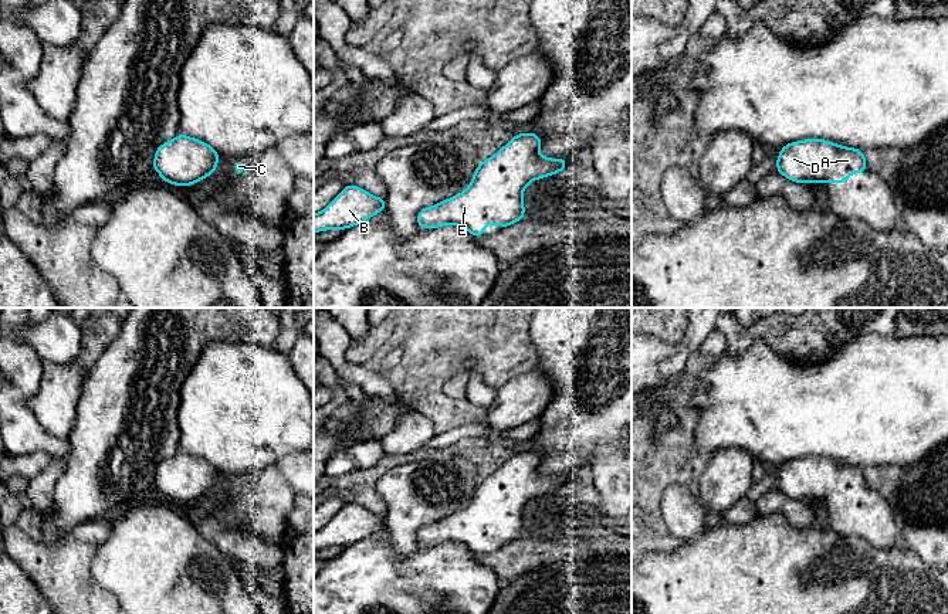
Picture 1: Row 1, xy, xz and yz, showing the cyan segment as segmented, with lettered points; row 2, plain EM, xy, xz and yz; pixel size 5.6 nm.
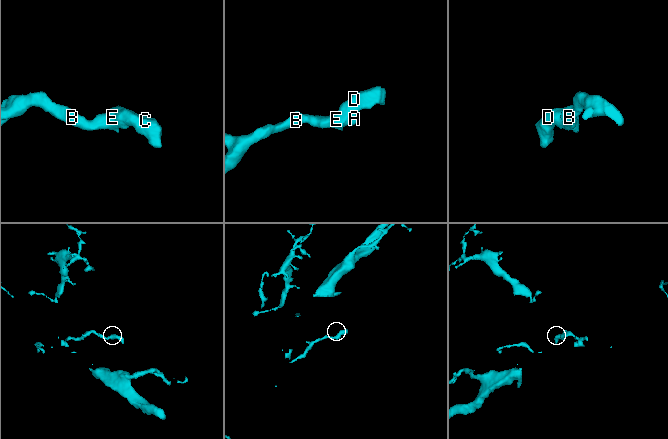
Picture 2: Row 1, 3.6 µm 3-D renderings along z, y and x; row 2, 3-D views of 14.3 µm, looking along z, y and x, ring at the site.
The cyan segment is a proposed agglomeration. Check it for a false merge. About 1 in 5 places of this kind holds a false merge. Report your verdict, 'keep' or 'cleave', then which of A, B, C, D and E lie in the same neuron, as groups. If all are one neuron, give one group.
keep; groups A B C D E

